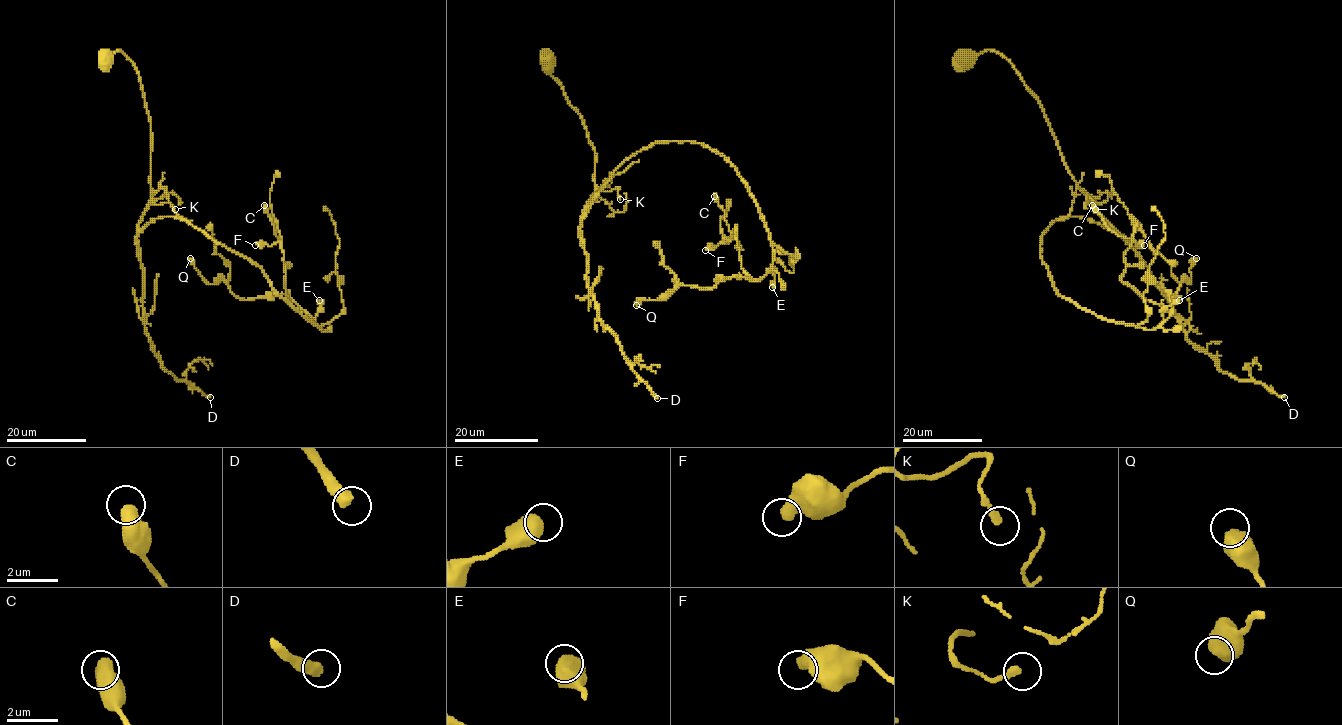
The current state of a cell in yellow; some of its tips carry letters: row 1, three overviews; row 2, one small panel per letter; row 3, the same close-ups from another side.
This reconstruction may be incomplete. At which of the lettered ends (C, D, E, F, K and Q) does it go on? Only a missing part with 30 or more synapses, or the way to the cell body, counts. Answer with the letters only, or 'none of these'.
D

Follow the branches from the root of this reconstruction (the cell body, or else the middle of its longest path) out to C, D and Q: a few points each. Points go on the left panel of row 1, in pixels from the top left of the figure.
C: (105, 58), (132, 62), (150, 119), (137, 231), (187, 221), (321, 329), (289, 303), (264, 205)
D: (105, 58), (120, 50), (132, 62), (150, 119), (150, 203), (137, 229), (145, 330), (161, 365), (210, 397)
Q: (105, 58), (132, 62), (150, 119), (137, 231), (187, 221), (321, 329), (287, 295), (209, 283), (190, 258)

